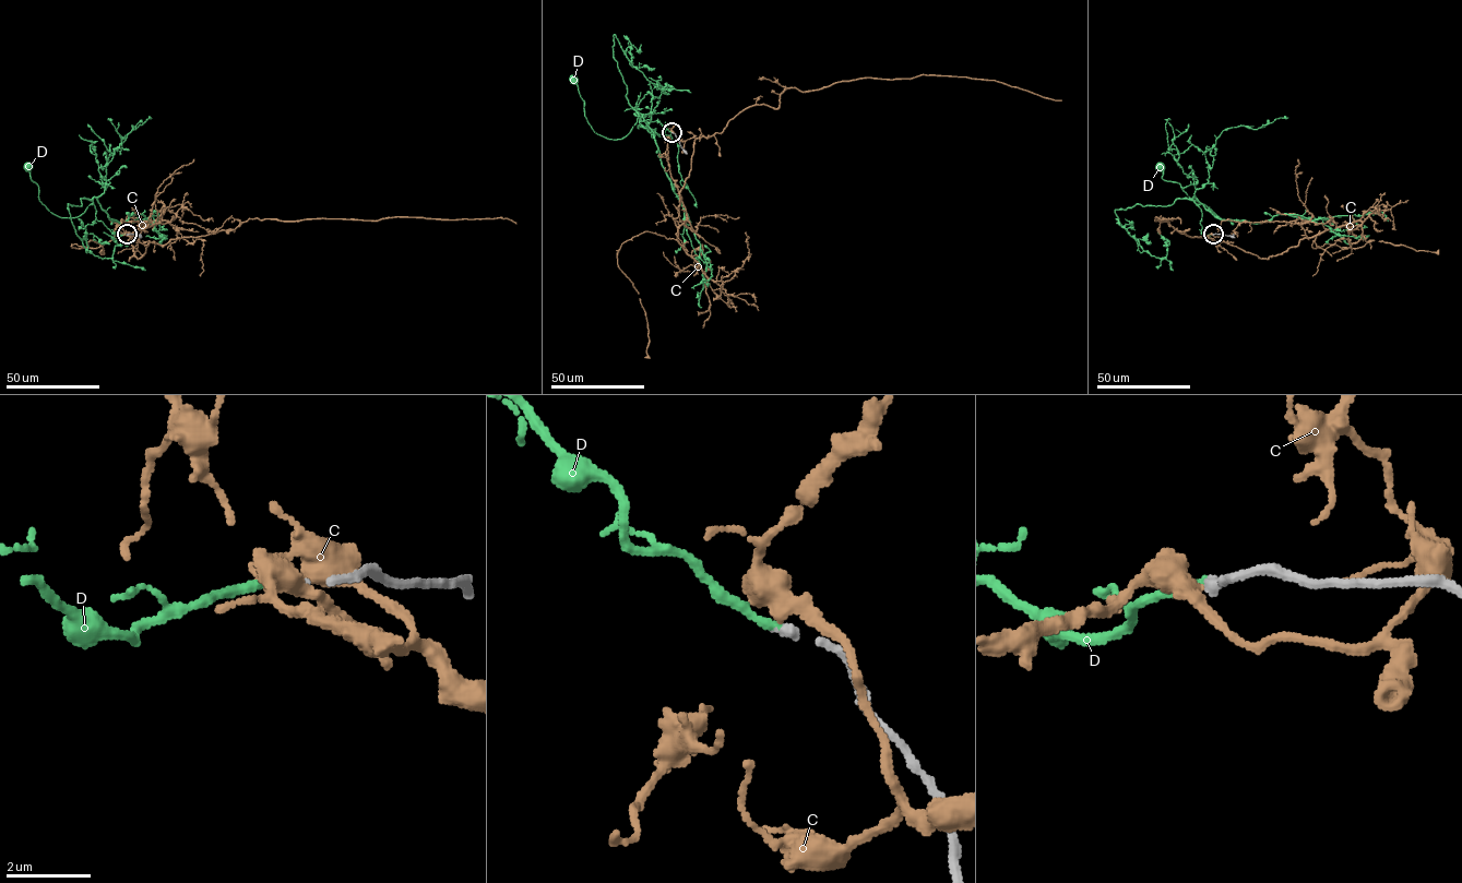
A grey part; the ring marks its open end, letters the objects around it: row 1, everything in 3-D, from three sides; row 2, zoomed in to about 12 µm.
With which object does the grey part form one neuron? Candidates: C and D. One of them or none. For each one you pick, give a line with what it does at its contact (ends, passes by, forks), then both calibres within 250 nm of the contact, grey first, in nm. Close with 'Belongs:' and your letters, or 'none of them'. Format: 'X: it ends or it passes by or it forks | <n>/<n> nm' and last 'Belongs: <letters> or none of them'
D: it ends | 200/200 nm
Belongs: D

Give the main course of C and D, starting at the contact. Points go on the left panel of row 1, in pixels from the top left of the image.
C: (127, 234), (145, 245), (165, 245), (171, 239), (234, 230), (259, 218), (501, 218), (516, 224)
D: (127, 234), (117, 236), (98, 221), (92, 204), (76, 217), (51, 213), (39, 201), (28, 166)

